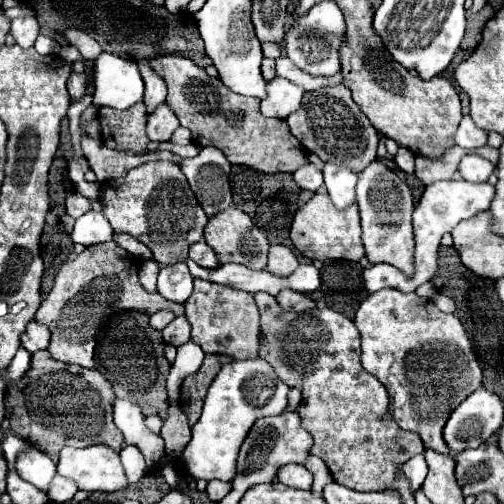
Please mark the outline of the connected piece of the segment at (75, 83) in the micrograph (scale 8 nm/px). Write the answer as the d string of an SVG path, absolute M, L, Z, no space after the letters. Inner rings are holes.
M71 73L69 81L67 81L67 89L69 89L71 101L79 101L83 97L83 93L85 93L85 75Z

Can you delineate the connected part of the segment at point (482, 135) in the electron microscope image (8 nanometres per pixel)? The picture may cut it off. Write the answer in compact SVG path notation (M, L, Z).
M463 115L461 119L461 125L455 133L455 143L459 147L465 147L465 149L475 149L475 147L481 147L487 143L487 131L479 129L469 115Z

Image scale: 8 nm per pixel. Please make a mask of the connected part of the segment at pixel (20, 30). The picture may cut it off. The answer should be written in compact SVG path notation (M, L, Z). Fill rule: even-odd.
M33 15L27 17L17 17L11 21L11 35L15 37L17 45L21 45L23 49L31 47L39 35L39 25L37 19Z

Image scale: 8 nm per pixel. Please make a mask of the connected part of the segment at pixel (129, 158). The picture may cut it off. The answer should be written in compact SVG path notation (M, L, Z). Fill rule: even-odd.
M89 105L81 115L81 151L83 151L89 167L97 175L99 183L125 175L129 169L149 161L149 157L169 159L173 163L181 163L181 157L171 153L171 151L153 151L153 153L135 155L135 153L129 153L129 151L117 151L117 149L107 147L101 139L93 139L85 133L85 125L83 124L95 119L95 117L97 117L97 107L95 105Z

